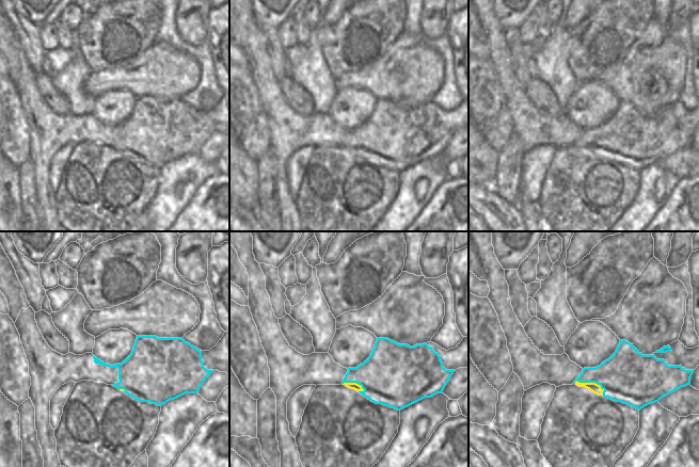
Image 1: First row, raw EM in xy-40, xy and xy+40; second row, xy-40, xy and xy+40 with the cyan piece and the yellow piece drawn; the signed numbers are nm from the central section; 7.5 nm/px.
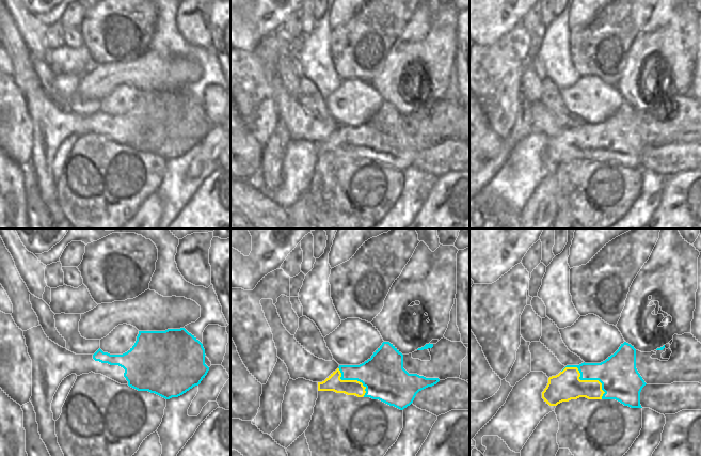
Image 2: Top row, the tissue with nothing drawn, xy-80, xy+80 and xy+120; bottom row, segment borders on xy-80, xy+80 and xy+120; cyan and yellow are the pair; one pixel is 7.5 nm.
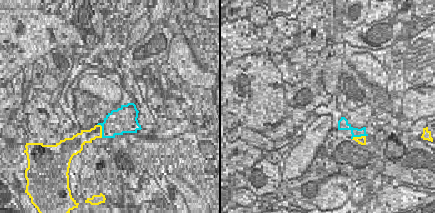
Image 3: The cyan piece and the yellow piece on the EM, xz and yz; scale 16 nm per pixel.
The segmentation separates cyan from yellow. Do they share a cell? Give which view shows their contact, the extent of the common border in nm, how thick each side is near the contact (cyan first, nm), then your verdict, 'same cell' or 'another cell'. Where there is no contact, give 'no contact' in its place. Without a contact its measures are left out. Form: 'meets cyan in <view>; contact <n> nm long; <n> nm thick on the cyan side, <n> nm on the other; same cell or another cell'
meets cyan in xy+40; contact 240 nm long; 360 nm thick on the cyan side, 70 nm on the other; another cell

